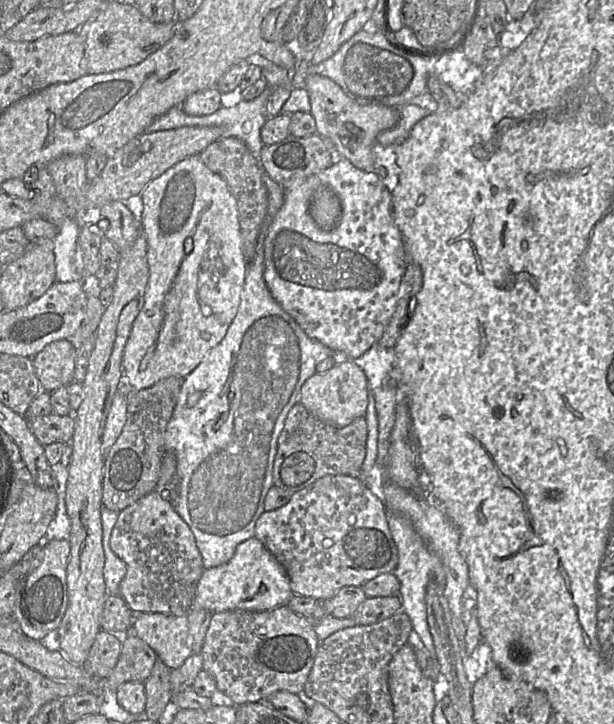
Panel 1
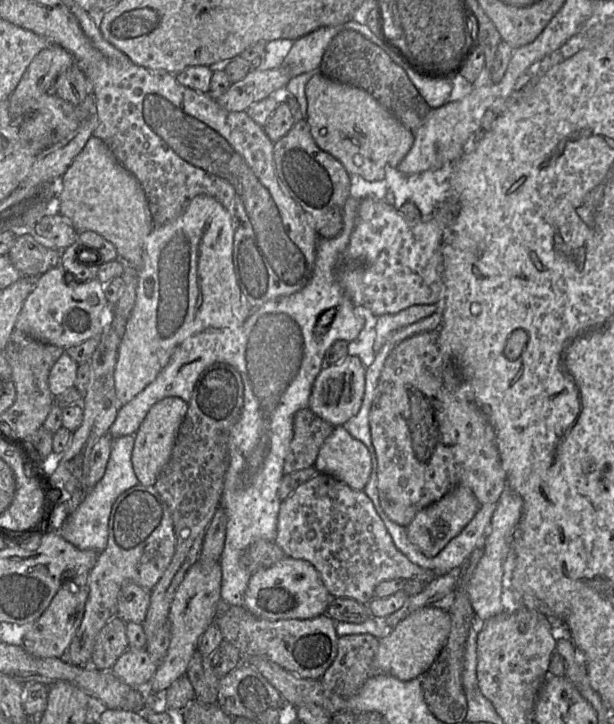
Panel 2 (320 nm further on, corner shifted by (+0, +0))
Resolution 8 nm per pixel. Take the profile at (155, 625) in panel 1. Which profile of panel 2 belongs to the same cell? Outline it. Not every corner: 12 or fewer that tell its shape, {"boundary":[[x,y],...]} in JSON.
{"boundary":[[197,560],[170,604],[170,644],[148,691],[186,674],[217,617],[219,561]]}

